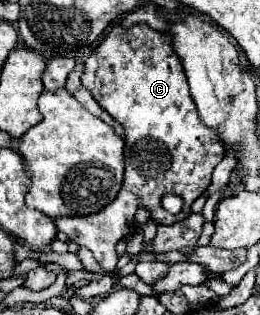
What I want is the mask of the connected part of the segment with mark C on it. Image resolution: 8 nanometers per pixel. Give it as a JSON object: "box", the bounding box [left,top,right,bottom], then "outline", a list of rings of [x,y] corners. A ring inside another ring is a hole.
{"box":[55,23,225,273],"outline":[[[141,23],[129,29],[115,25],[85,61],[81,81],[95,101],[125,127],[125,181],[117,199],[99,213],[89,217],[57,217],[55,225],[79,247],[87,247],[103,271],[113,273],[117,267],[115,245],[133,233],[137,207],[147,207],[153,221],[163,225],[185,219],[191,213],[191,203],[207,191],[211,173],[225,151],[217,133],[197,117],[185,69],[171,47],[171,37],[149,25]],[[165,193],[183,197],[185,205],[179,215],[171,215],[161,207]]]}

